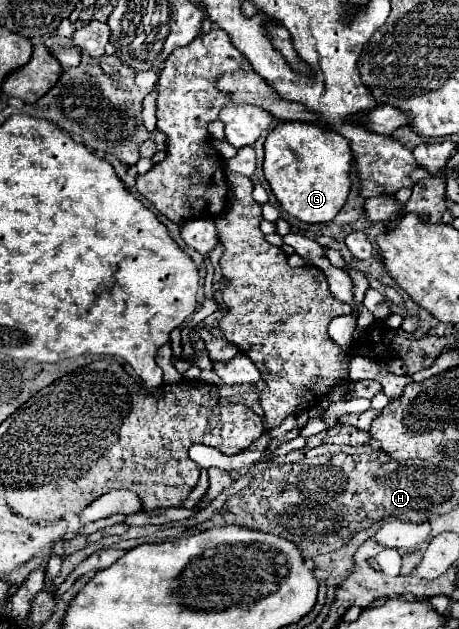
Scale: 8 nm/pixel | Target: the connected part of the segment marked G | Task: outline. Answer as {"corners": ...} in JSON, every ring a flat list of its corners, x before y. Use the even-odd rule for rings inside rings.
{"corners":[[285,121,273,127,265,139,263,173,283,211,303,223,331,221,351,189,349,141,335,131,305,121]]}

